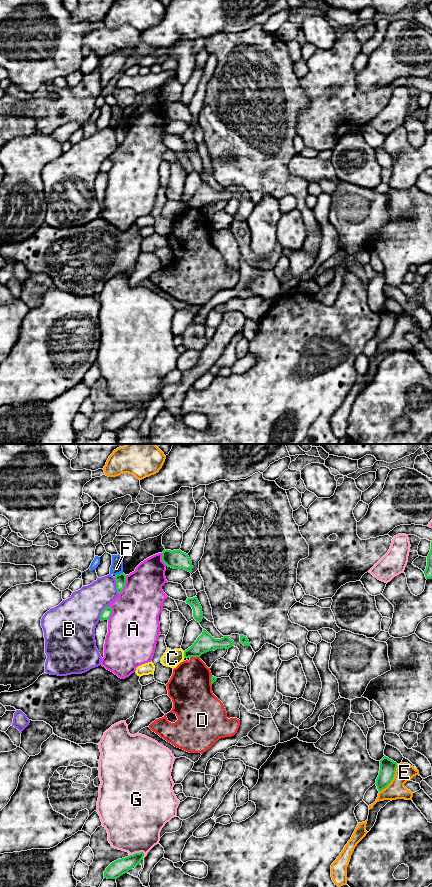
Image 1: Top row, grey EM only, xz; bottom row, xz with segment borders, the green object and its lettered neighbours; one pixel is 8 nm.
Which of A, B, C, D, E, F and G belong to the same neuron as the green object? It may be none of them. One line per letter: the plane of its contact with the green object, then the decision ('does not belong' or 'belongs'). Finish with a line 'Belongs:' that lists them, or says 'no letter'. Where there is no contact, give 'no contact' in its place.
A: meets green in xz; does not belong
B: meets green in xz; does not belong
C: meets green in xz; does not belong
D: meets green in xz; does not belong
E: meets green in xz; does not belong
F: meets green in xz; does not belong
G: meets green in xz; does not belong
Belongs: no letter

